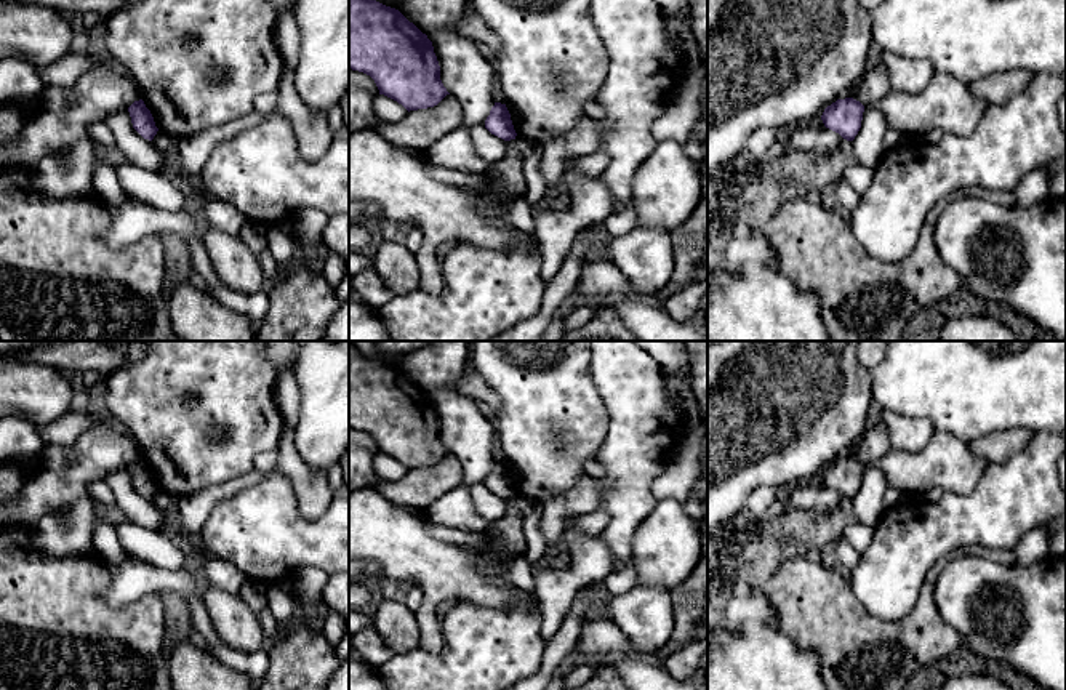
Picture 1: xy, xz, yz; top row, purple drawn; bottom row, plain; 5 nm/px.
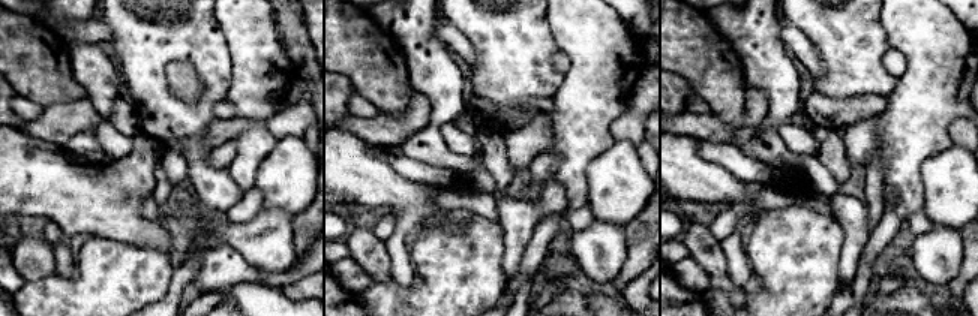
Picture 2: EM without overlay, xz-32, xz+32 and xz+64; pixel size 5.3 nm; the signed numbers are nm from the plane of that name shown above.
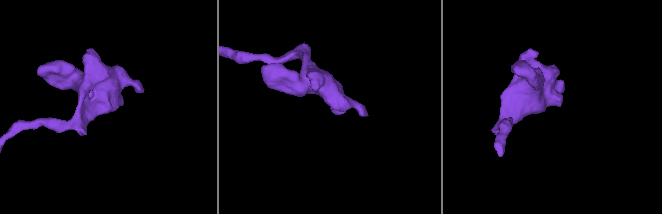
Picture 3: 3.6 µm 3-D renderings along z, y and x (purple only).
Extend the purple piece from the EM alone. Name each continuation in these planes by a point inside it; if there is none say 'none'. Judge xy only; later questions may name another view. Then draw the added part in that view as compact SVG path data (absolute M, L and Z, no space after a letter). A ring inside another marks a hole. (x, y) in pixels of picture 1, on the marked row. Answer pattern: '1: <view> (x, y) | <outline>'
none

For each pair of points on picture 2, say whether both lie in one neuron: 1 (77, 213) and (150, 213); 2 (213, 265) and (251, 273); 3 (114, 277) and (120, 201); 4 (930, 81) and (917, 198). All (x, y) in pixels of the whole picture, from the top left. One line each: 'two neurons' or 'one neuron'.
1: two neurons
2: one neuron
3: two neurons
4: one neuron

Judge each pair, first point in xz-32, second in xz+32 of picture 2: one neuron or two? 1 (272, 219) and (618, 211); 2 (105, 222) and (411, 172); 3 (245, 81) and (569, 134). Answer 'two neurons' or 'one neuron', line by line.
1: two neurons
2: two neurons
3: one neuron

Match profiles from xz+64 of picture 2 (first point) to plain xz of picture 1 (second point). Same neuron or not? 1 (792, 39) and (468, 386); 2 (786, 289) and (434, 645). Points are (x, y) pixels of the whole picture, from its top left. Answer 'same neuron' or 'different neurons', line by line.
1: same neuron
2: different neurons

